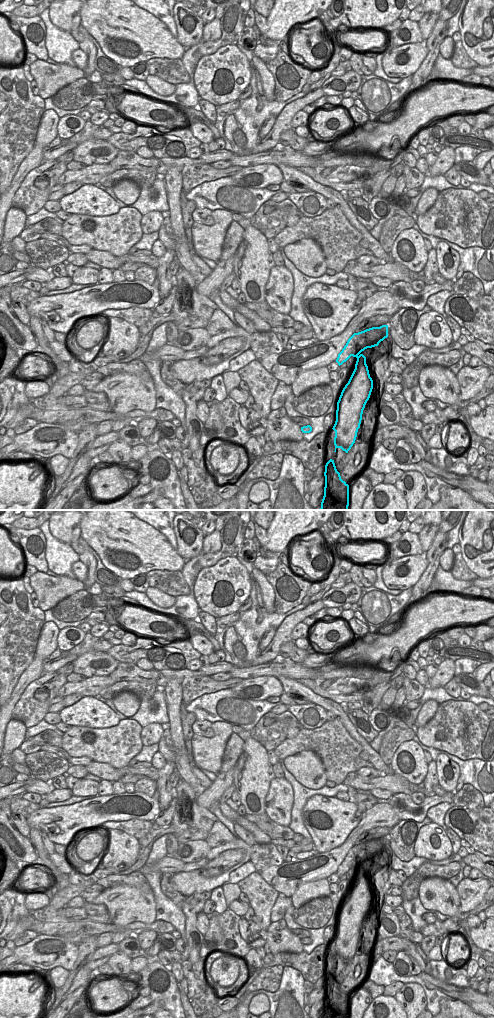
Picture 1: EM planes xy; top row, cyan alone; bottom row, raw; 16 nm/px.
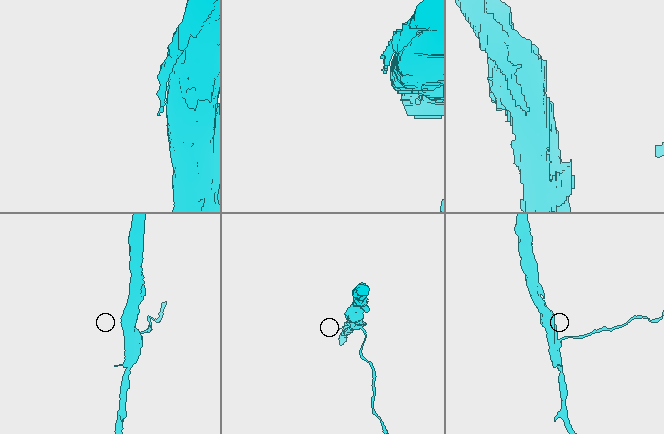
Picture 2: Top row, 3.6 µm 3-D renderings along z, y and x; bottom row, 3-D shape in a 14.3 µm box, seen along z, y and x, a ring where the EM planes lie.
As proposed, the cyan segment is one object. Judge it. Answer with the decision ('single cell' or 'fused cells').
fused cells

